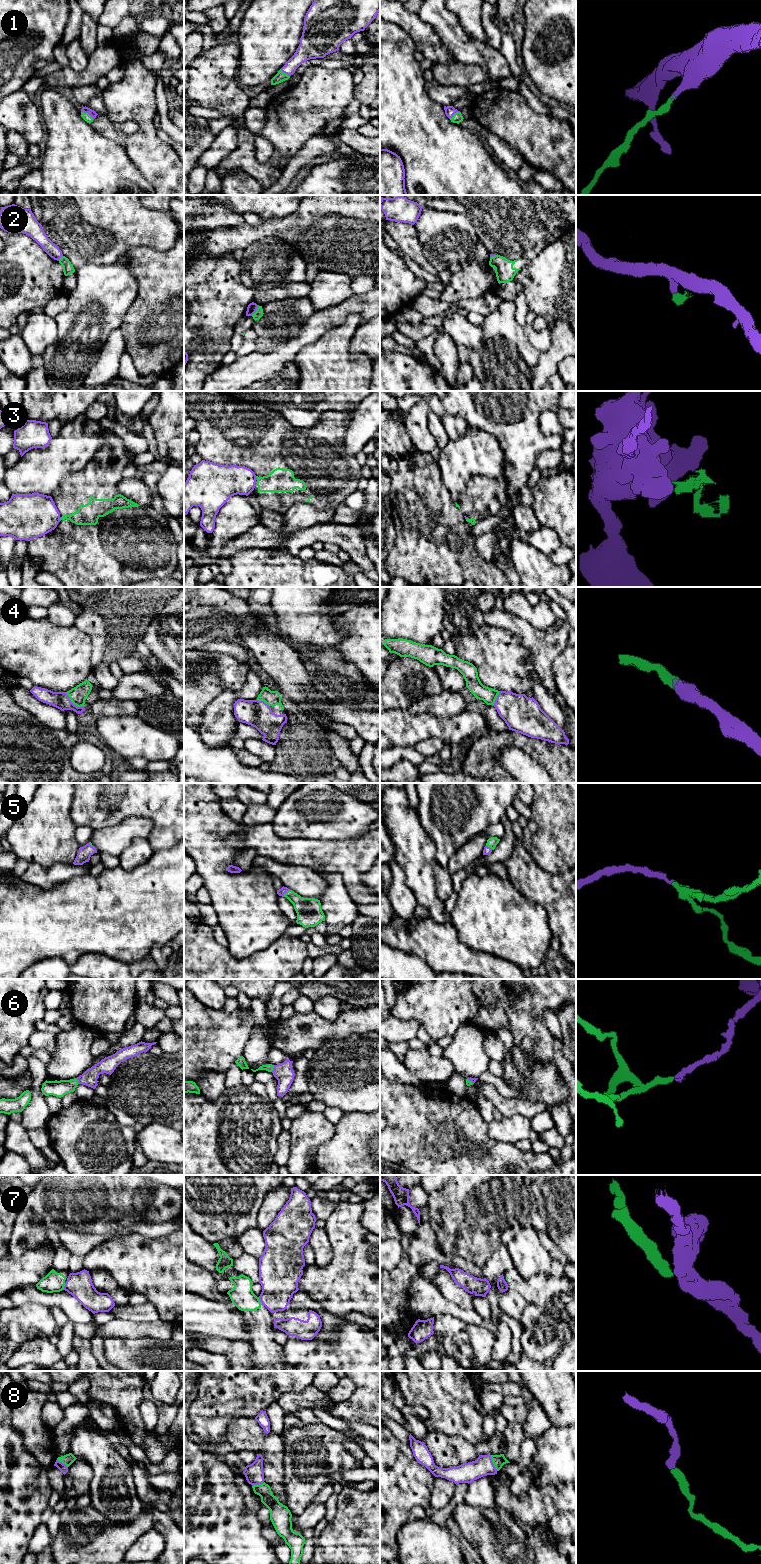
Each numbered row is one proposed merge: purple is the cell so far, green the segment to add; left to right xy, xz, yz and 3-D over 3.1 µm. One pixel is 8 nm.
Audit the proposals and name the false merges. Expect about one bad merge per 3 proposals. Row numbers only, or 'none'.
2, 3, 7

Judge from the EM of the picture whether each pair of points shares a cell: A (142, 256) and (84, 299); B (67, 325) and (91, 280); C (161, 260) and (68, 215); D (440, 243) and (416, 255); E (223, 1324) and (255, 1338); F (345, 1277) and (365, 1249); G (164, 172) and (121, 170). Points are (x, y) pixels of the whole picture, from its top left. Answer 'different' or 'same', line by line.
A: different
B: same
C: different
D: different
E: different
F: same
G: different

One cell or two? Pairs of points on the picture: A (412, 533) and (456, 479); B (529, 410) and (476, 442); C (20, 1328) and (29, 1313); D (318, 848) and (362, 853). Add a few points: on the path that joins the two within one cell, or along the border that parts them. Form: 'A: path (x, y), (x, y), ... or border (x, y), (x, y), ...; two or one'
A: border (439, 467), (443, 485), (454, 496), (460, 494); two
B: border (471, 425), (489, 432), (496, 439), (503, 452); two
C: path (20, 1324), (25, 1317); one
D: path (329, 853), (351, 853); one

